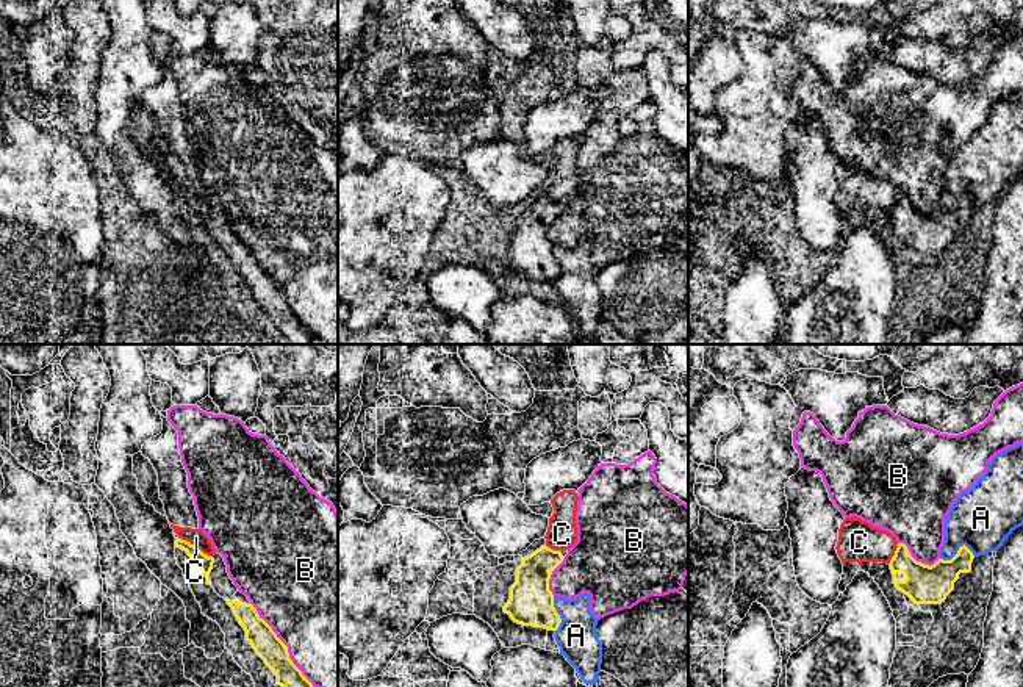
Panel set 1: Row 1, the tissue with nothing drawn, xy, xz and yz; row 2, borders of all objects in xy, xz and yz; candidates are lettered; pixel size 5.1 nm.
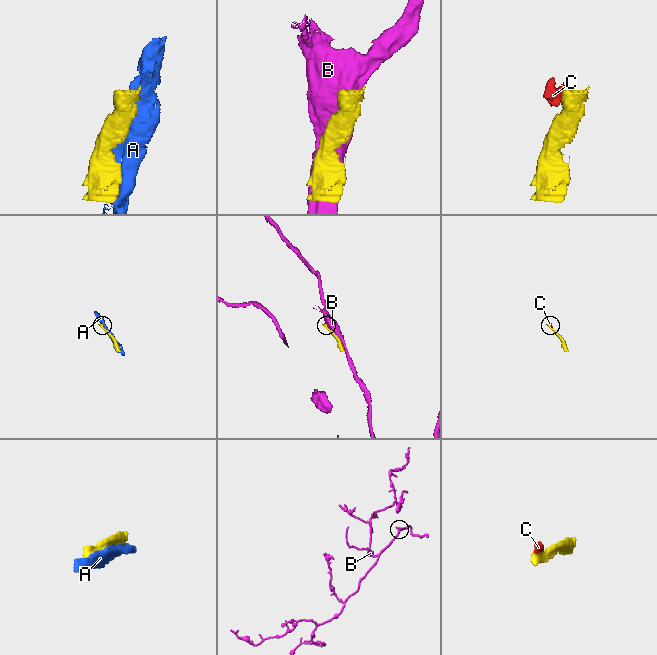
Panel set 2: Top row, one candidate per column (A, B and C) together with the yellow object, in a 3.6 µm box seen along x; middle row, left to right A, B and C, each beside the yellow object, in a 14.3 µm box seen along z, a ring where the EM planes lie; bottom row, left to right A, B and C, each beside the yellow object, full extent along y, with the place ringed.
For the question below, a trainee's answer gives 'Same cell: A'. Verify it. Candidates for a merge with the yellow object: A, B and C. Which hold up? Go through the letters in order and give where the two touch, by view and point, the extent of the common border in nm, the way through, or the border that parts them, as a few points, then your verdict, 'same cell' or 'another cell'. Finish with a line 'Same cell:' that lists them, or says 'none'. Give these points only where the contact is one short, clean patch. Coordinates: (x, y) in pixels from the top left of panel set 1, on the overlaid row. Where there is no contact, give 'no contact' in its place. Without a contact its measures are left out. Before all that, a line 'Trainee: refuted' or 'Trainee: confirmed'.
Trainee: refuted
A: contact yz (958, 551); length 180 nm; another cell
B: contact xy (285, 645); length 550 nm; another cell
C: contact xy (193, 545); length 180 nm; border xy (179, 537), (193, 543), (207, 556); another cell
Same cell: none

